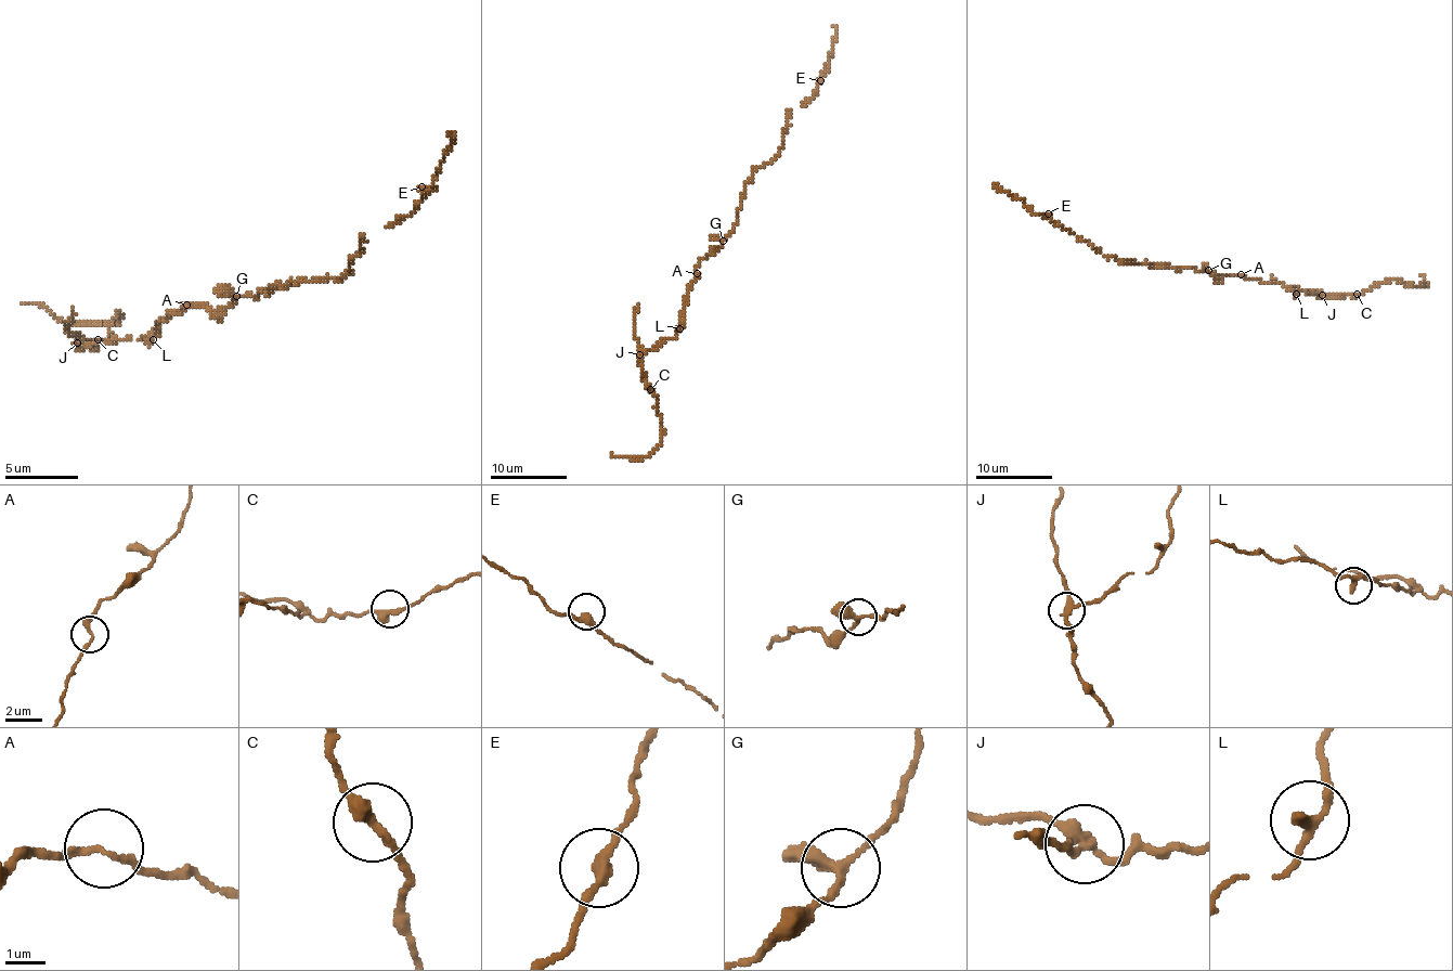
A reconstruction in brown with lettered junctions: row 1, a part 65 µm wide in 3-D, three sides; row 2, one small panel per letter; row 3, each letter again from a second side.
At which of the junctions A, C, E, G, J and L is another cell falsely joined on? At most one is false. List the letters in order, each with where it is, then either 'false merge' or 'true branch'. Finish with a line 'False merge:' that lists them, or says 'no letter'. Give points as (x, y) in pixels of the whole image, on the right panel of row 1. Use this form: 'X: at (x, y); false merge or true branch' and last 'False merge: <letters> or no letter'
A: at (1241, 274); true branch
C: at (1357, 294); true branch
E: at (1048, 214); true branch
G: at (1208, 270); true branch
J: at (1322, 295); false merge
L: at (1296, 294); true branch
False merge: J

